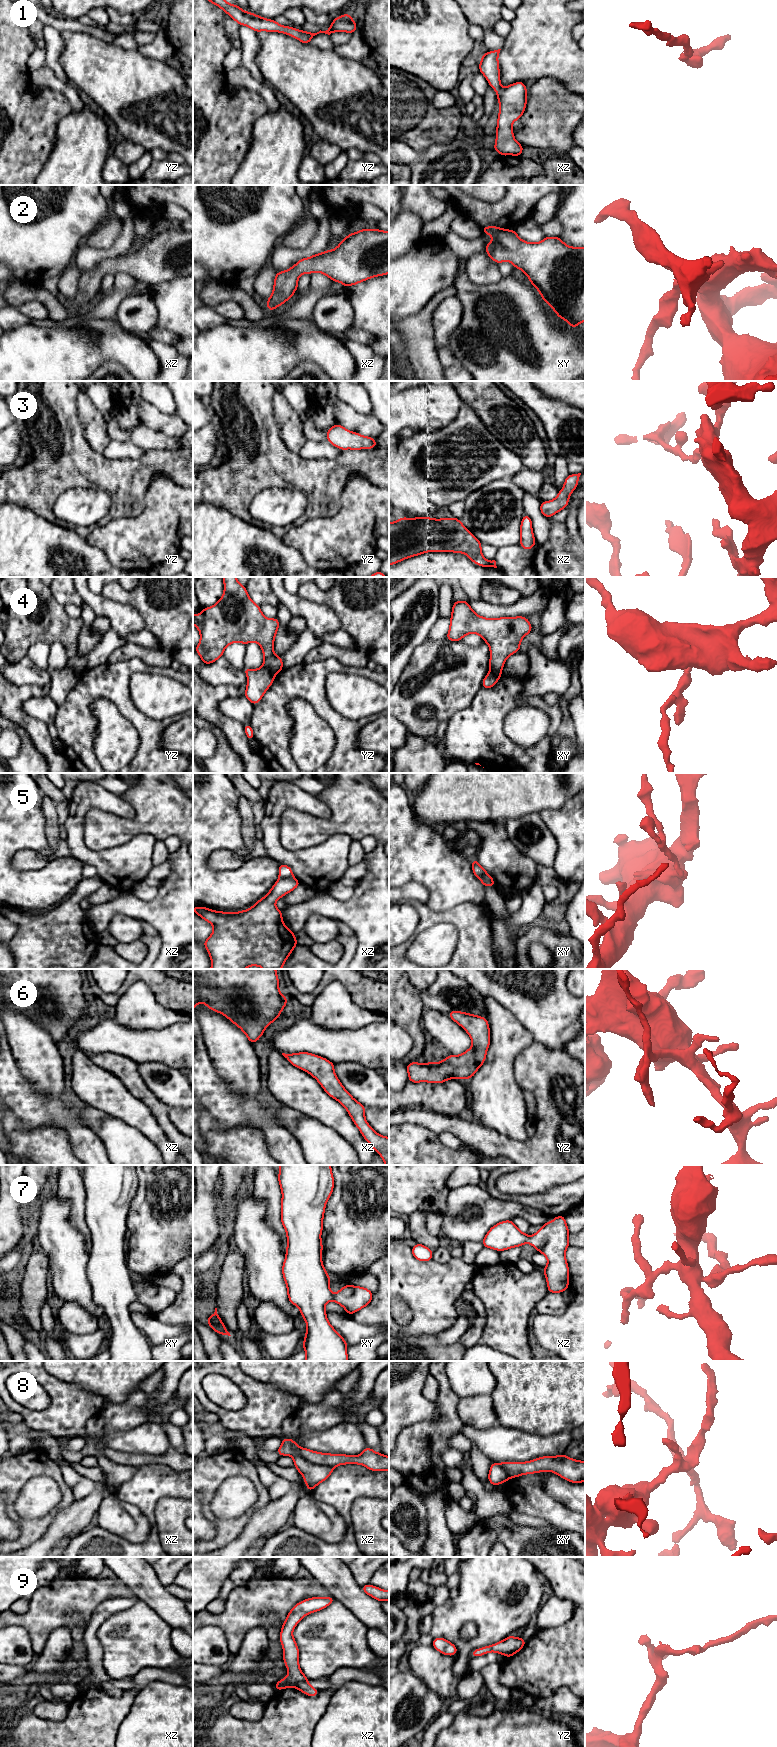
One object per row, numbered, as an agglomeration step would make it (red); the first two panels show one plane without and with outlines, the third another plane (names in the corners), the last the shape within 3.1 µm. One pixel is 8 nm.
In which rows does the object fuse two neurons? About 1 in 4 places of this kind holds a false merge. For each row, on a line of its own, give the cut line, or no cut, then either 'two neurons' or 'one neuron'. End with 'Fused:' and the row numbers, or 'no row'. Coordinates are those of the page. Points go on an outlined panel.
1: no cut | one neuron
2: no cut | one neuron
3: no cut | one neuron
4: yz (263, 665), (274, 674) | two neurons
5: xz (291, 875), (279, 878) | two neurons
6: no cut | one neuron
7: no cut | one neuron
8: xz (300, 1448), (300, 1454), (308, 1461), (333, 1467) | two neurons
9: no cut | one neuron
Fused: 4, 5, 8

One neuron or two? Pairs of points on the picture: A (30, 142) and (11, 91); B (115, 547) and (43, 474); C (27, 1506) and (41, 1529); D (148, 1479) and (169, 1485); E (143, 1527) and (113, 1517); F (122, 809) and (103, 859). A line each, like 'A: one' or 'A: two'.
A: one
B: two
C: two
D: one
E: one
F: one

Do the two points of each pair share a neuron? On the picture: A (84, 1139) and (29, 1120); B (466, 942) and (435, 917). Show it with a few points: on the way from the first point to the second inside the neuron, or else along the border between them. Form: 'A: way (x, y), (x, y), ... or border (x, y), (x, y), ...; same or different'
A: way (70, 1125), (63, 1118), (43, 1118); same
B: way (466, 931), (453, 917), (446, 917); same

